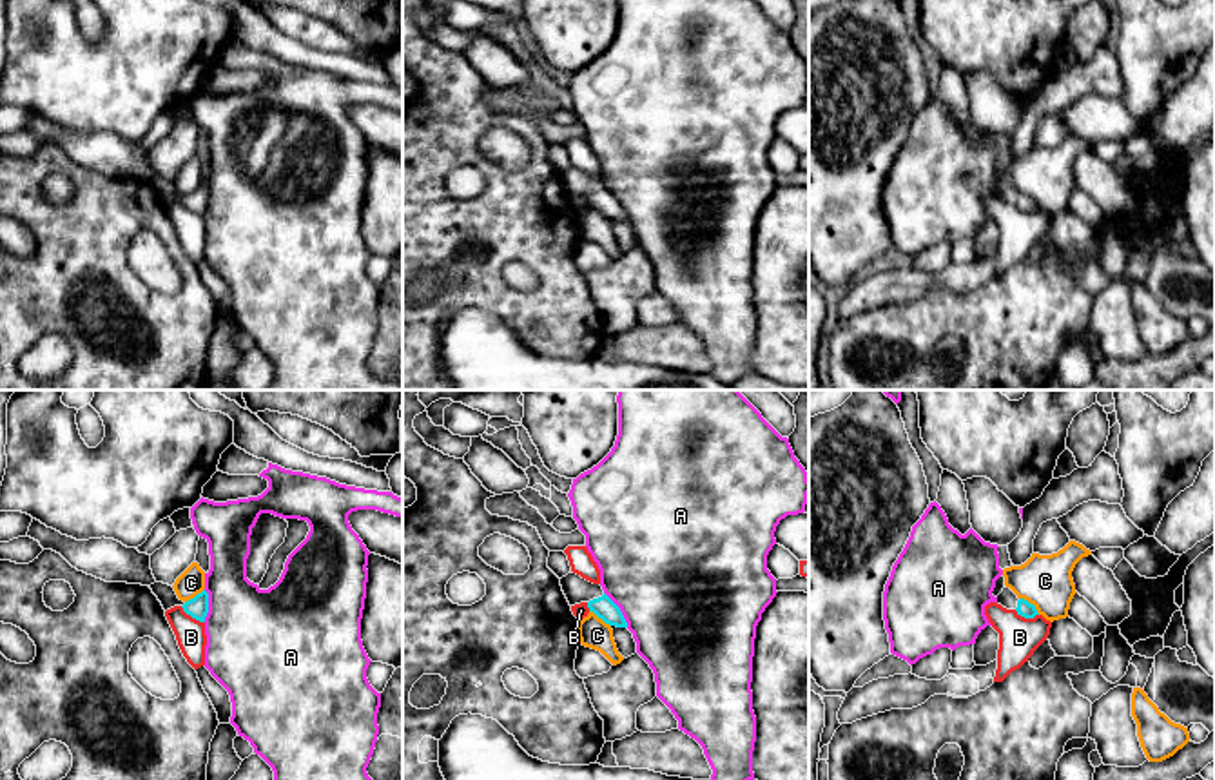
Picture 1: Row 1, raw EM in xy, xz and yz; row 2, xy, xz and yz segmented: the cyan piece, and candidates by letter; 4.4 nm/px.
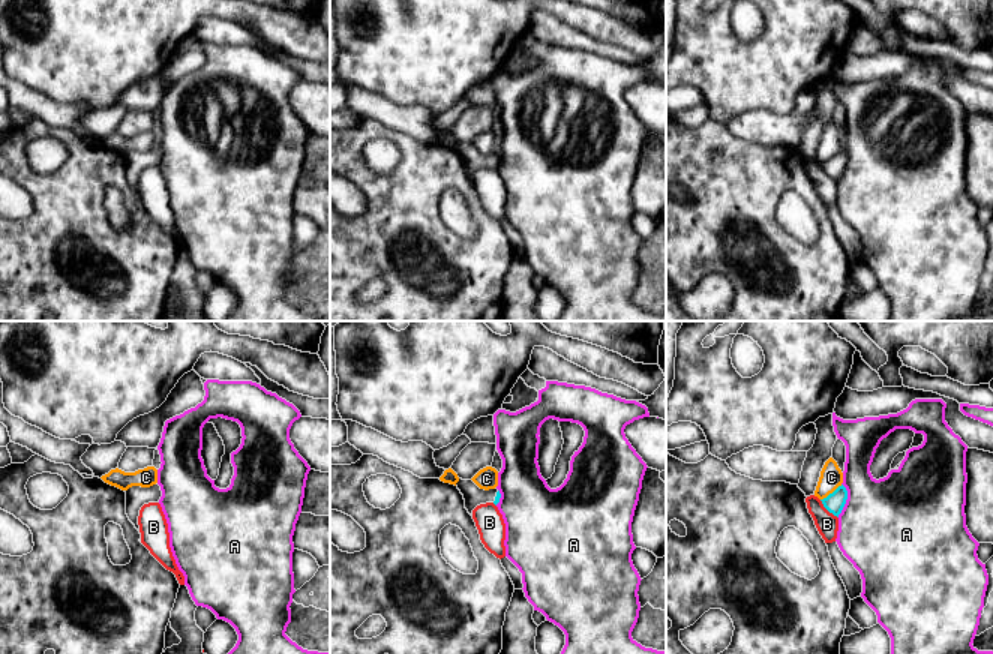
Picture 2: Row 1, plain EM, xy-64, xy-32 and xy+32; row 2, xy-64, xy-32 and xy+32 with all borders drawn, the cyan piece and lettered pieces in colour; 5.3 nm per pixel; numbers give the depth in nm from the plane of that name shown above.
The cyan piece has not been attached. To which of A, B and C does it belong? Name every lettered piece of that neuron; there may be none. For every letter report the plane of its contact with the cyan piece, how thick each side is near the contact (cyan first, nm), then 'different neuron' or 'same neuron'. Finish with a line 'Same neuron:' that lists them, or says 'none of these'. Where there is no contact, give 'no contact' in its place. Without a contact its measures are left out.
A: meets cyan in xz; 100 nm thick on the cyan side, 480 nm on the other; different neuron
B: meets cyan in xy; 90 nm thick on the cyan side, 130 nm on the other; different neuron
C: meets cyan in yz; 70 nm thick on the cyan side, 240 nm on the other; different neuron
Same neuron: none of these

